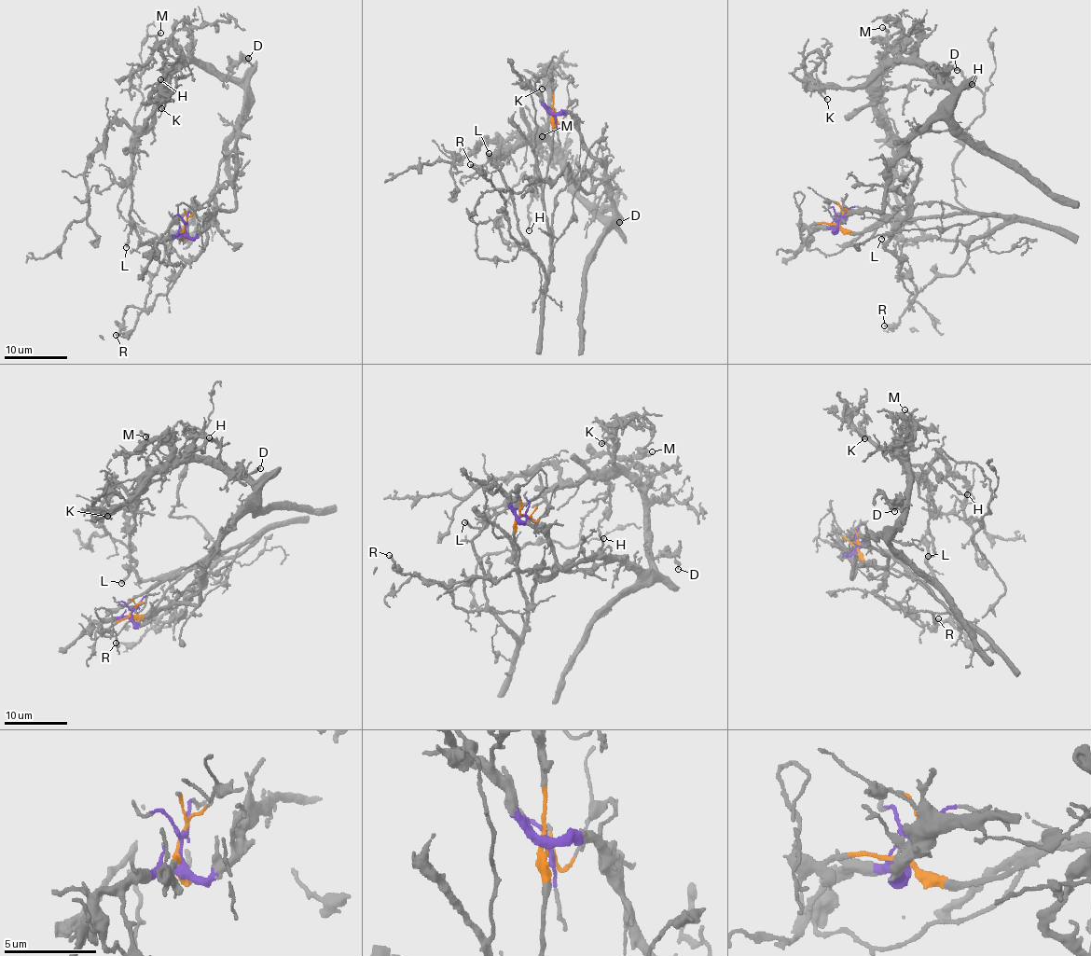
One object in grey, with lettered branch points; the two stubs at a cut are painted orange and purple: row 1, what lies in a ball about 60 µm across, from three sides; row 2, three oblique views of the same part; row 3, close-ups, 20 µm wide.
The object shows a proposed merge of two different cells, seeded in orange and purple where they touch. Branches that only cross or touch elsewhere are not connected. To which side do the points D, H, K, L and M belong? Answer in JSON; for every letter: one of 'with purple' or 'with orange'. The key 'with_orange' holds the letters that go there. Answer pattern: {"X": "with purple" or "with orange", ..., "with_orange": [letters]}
{"D": "with purple", "H": "with purple", "K": "with purple", "L": "with purple", "M": "with purple", "with_orange": []}

